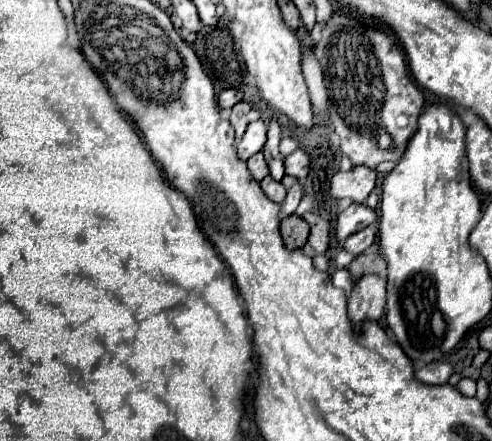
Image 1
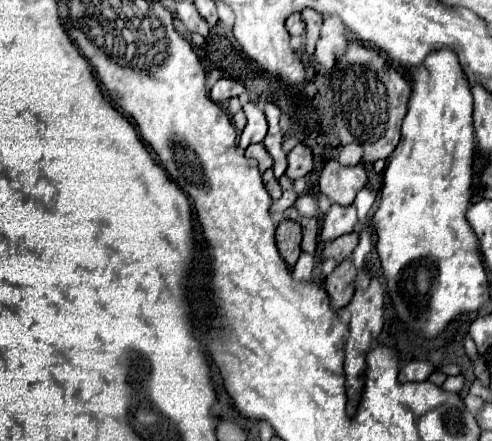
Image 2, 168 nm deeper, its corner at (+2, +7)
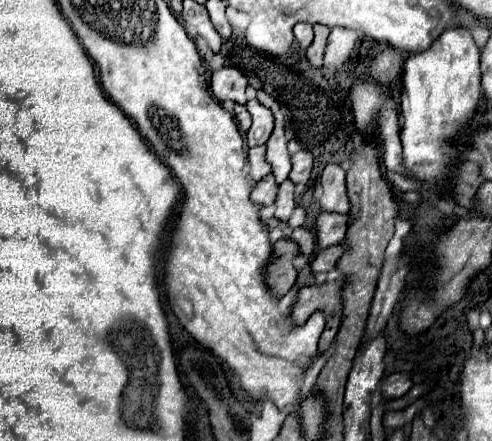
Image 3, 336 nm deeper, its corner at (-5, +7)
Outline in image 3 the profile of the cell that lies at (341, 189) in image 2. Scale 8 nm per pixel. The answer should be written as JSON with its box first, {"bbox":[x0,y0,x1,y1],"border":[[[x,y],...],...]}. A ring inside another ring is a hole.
{"bbox":[319,164,351,214],"border":[[[327,164],[321,172],[321,188],[323,196],[319,198],[319,206],[323,212],[339,212],[347,214],[351,204],[347,200],[347,184],[345,184],[345,170],[339,164]]]}

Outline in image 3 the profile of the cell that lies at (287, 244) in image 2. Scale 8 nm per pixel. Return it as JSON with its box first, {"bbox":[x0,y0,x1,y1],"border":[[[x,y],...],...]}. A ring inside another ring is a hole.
{"bbox":[267,238,301,296],"border":[[[281,238],[273,244],[273,258],[267,266],[267,284],[275,290],[277,296],[283,296],[297,278],[297,268],[293,266],[293,258],[301,252],[293,240]]]}

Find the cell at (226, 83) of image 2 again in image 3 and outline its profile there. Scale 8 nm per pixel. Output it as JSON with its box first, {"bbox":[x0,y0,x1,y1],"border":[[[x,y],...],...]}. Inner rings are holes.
{"bbox":[211,66,247,104],"border":[[[223,66],[211,76],[211,92],[219,102],[233,100],[239,104],[247,102],[247,78],[233,66]]]}

